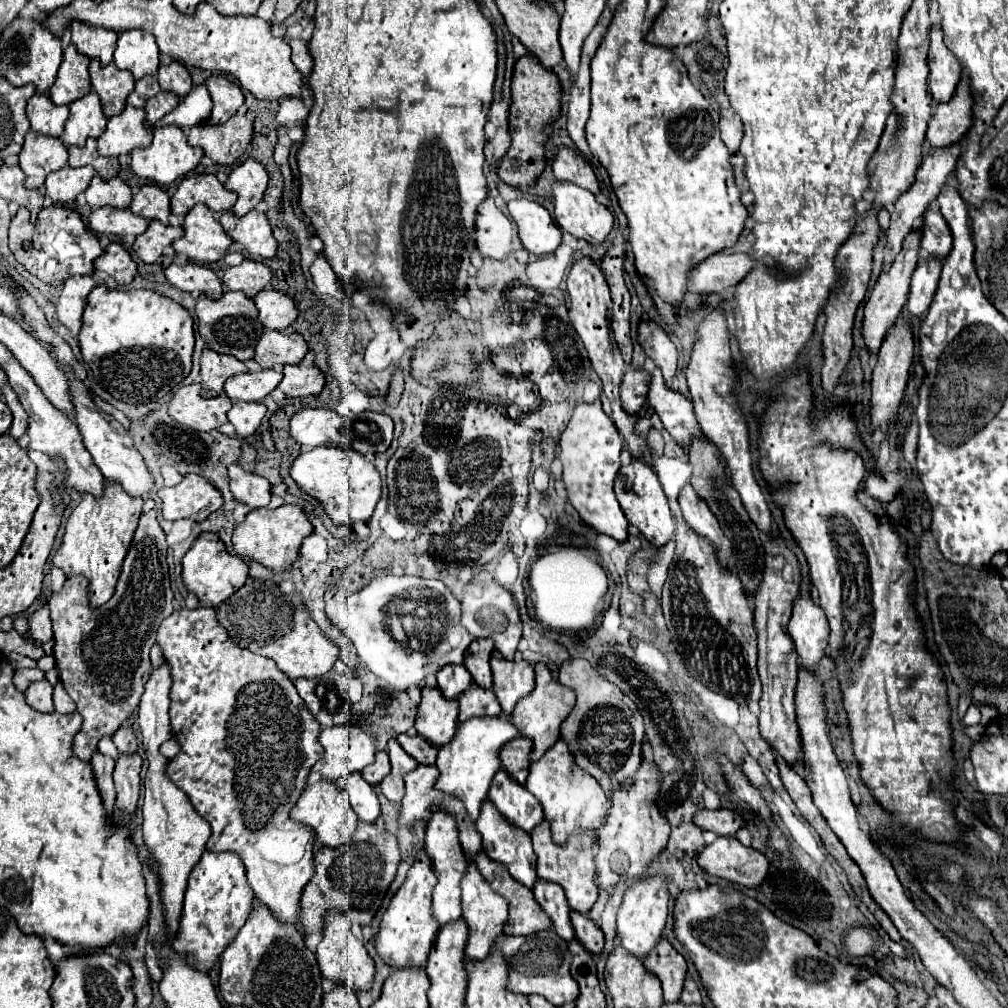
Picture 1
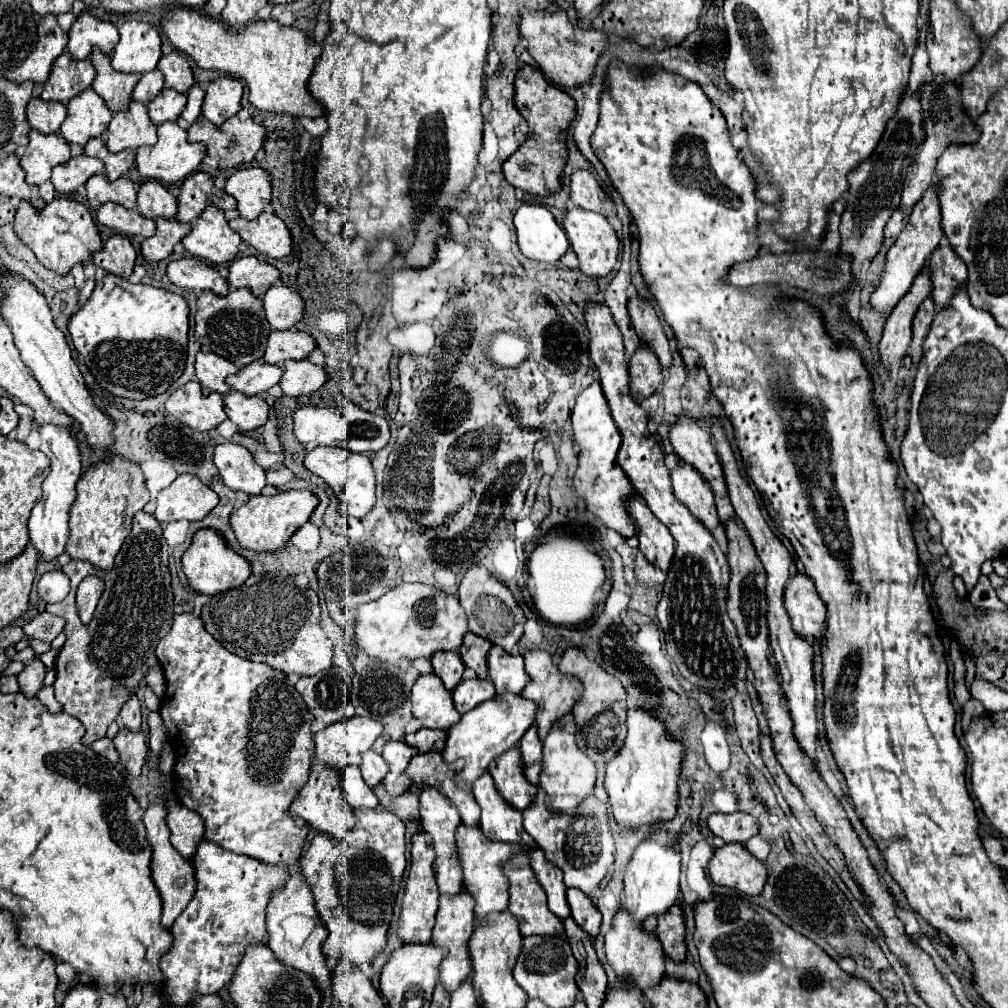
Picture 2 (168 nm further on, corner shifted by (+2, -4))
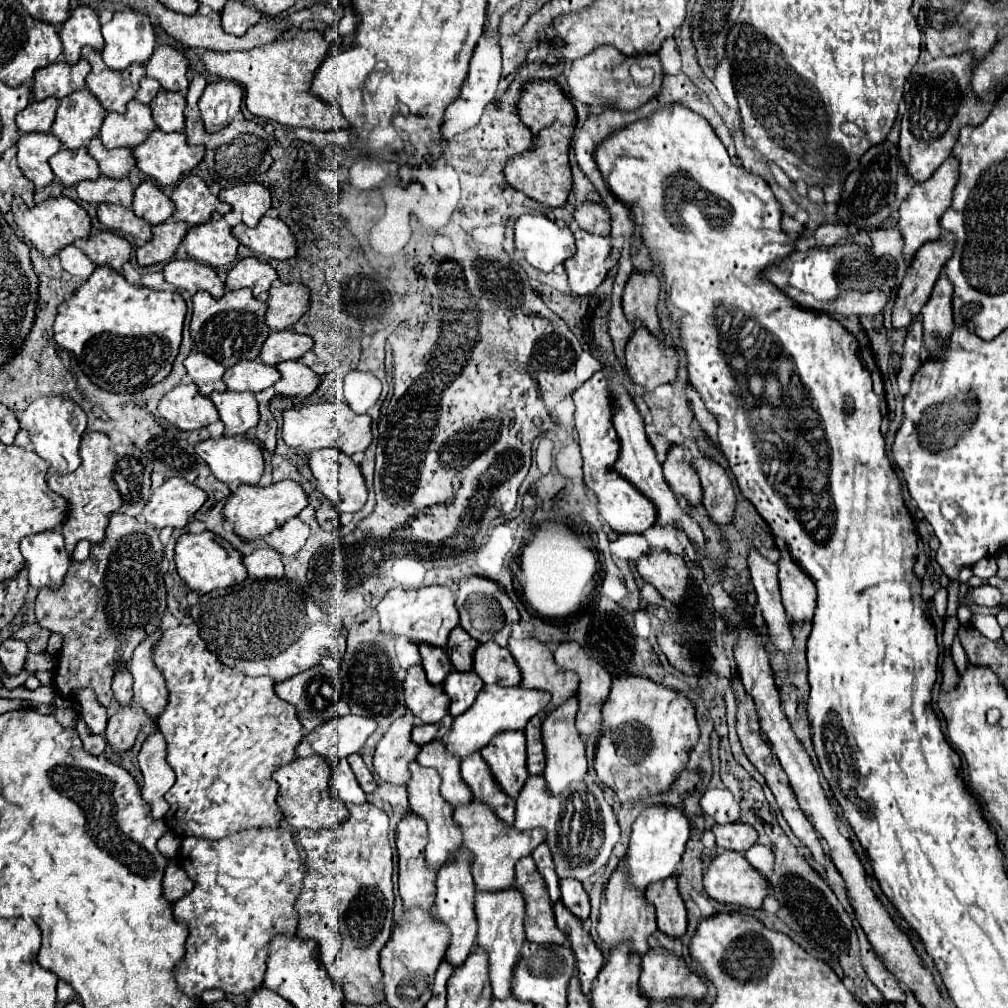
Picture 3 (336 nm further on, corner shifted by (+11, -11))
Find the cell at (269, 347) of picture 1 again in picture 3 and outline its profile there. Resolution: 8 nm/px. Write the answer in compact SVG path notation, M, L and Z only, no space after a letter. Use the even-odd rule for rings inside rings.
M293 331L271 333L261 347L259 359L265 365L277 365L289 359L301 359L313 347L313 339L307 335L299 335Z

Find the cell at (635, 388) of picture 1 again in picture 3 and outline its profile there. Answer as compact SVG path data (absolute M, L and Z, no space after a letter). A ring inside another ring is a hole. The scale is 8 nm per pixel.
M637 327L635 333L631 335L629 343L627 343L627 349L625 349L625 367L627 367L627 373L631 377L631 381L635 385L641 385L645 391L653 391L657 385L661 383L669 383L677 377L677 353L675 349L671 347L671 339L667 341L659 341L657 337L653 337L647 329L643 327Z

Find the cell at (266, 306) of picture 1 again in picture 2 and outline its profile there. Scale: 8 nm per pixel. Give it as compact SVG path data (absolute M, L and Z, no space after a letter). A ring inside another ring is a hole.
M272 286L264 294L264 310L274 330L290 330L304 312L304 300L292 286Z

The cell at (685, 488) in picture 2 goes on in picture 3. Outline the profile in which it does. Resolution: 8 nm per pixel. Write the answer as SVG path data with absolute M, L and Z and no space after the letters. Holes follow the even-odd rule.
M671 447L669 455L663 463L665 481L669 483L671 491L681 495L691 507L703 503L703 489L701 481L691 467L691 451L685 447Z

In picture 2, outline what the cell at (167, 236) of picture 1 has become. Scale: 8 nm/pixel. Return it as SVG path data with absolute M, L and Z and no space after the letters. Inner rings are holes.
M158 218L156 220L158 230L152 238L146 238L140 246L142 256L146 262L158 262L164 260L172 254L174 246L190 232L192 224L180 224L176 220L166 220L166 218Z

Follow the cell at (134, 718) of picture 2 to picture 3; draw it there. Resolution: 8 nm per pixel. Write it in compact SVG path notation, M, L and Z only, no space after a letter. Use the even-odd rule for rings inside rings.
M117 669L115 677L113 677L113 695L115 701L123 707L133 703L133 695L131 695L131 687L133 687L133 679L131 673L127 669Z

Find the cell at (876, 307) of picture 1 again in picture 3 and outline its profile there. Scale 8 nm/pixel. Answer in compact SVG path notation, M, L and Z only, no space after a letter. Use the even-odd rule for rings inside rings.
M945 159L939 165L939 171L935 171L935 175L931 179L927 179L927 183L919 183L919 187L913 187L909 197L901 203L899 207L899 223L897 229L903 235L903 259L909 263L917 249L929 241L937 241L941 235L941 227L939 227L939 215L943 215L943 211L947 211L947 207L951 205L951 193L955 187L955 175L959 175L957 171L957 163L955 159Z

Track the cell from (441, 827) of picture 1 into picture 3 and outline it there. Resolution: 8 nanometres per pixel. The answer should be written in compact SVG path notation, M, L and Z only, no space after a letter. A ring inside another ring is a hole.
M417 763L411 765L411 783L407 783L409 793L409 805L415 815L419 815L427 827L429 827L429 843L425 847L425 859L427 867L439 871L443 865L447 865L453 859L453 853L459 851L459 831L455 831L455 823L451 819L453 811L443 803L443 797L439 795L439 773L435 769L419 767Z

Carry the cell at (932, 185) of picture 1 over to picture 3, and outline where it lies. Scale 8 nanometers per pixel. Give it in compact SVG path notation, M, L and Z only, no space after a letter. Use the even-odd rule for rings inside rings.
M971 55L933 59L927 65L917 65L907 79L903 97L905 109L901 111L899 159L905 173L915 183L927 181L951 155L951 147L955 145L961 127L979 125L997 101L997 97L991 95L987 103L979 103L979 99L971 95L971 65Z

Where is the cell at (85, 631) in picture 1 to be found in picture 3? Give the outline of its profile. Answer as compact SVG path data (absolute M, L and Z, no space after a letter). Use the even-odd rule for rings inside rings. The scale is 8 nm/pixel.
M115 513L109 519L105 543L101 543L99 547L91 547L91 553L85 561L71 563L63 583L55 591L51 589L39 591L35 601L37 623L41 627L51 629L53 633L63 635L63 647L59 651L61 655L55 657L55 667L53 667L53 685L55 691L63 695L63 699L75 701L79 691L91 689L103 707L111 705L113 701L111 681L117 667L129 663L141 639L145 639L145 635L151 635L155 629L161 627L161 617L167 605L161 557L163 557L163 549L157 531L153 527L139 523L131 515Z

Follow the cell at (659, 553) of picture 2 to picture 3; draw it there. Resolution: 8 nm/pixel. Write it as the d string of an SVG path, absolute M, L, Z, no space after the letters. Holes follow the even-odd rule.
M647 551L635 563L639 575L651 583L667 601L679 603L683 599L683 587L687 587L689 569L681 555L671 551Z

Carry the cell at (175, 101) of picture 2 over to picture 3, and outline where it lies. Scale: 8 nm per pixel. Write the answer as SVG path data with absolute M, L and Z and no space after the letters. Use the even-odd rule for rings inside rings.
M159 91L157 97L149 103L153 121L157 123L157 129L161 131L183 131L183 121L185 121L185 97L181 93L169 93L169 91Z

